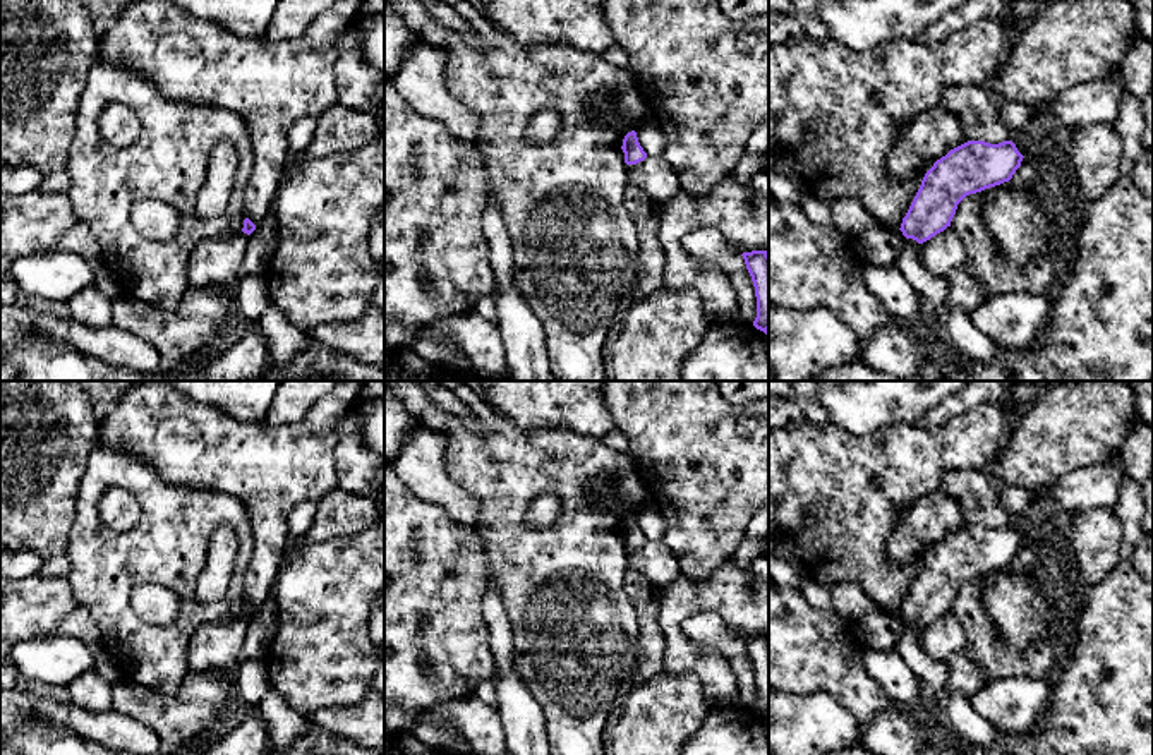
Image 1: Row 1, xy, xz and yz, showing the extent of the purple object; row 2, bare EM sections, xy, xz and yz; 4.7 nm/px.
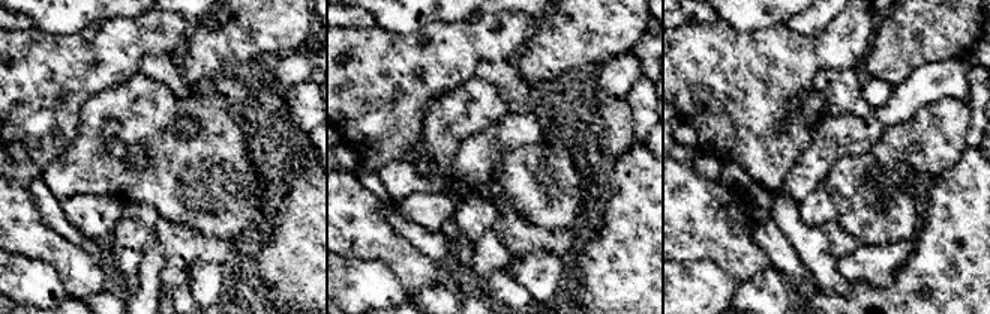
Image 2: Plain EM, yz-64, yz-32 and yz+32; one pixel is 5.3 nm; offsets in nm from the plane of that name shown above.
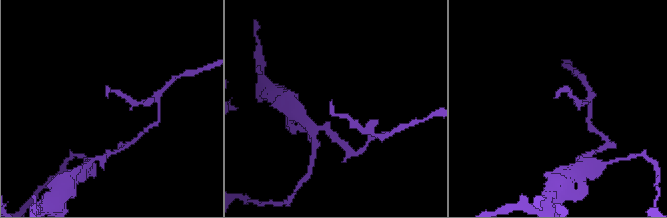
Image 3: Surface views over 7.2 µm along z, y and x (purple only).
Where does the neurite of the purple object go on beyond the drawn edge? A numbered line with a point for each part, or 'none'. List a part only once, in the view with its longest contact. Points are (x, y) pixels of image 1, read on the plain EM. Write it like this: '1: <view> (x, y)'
none

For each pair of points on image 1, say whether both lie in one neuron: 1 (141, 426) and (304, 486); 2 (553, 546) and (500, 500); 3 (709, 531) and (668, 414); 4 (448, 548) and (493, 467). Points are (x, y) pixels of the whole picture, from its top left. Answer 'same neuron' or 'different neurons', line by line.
1: same neuron
2: same neuron
3: same neuron
4: different neurons

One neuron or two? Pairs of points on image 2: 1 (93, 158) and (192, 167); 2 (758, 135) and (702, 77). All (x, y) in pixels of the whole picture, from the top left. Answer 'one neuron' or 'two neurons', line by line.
1: one neuron
2: one neuron

